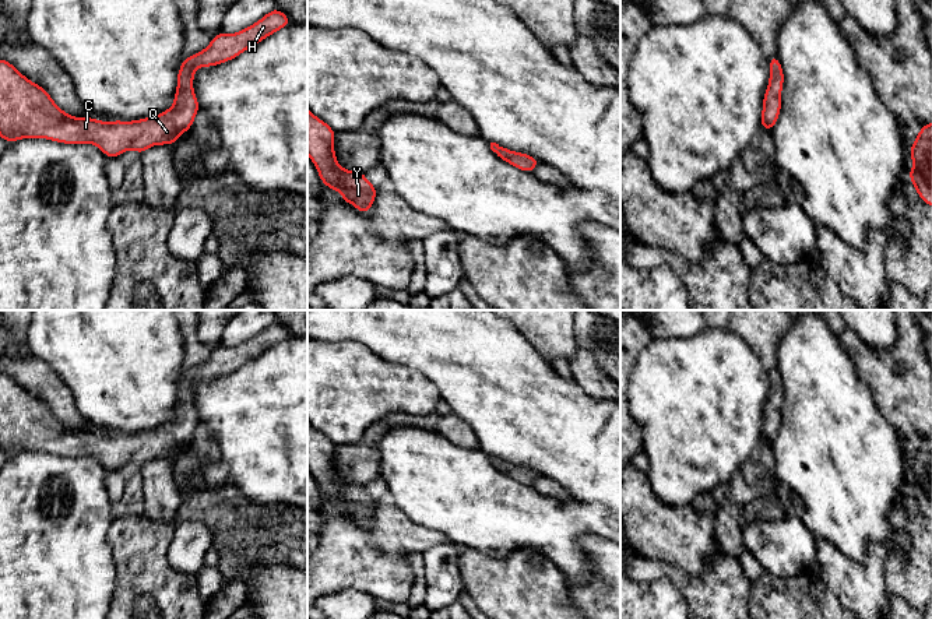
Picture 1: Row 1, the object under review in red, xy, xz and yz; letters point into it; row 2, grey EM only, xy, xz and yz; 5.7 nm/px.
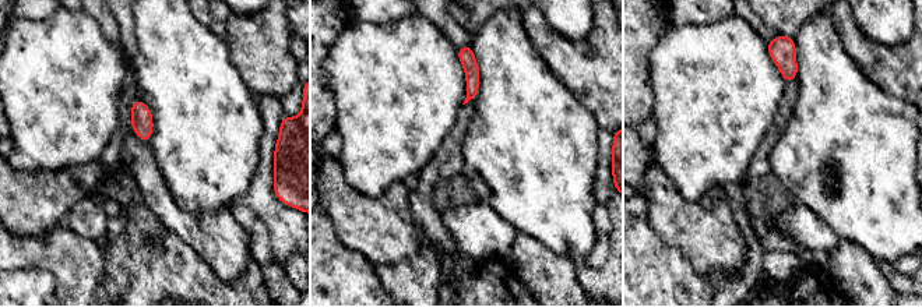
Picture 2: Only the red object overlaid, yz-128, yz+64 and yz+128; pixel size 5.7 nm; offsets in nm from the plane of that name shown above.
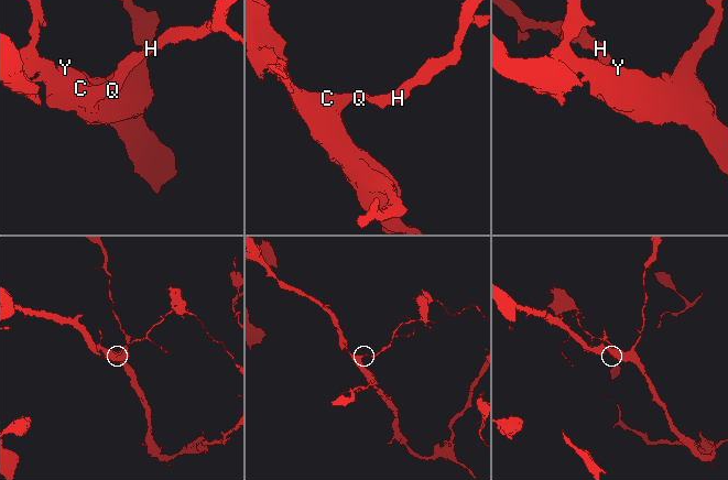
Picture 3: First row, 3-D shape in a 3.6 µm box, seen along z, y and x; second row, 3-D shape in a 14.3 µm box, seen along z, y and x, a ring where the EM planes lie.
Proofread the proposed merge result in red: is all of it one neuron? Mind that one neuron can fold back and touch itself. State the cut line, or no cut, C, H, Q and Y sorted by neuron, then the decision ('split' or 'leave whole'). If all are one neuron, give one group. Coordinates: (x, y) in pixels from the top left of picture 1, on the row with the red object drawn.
no cut | C H Q Y | leave whole

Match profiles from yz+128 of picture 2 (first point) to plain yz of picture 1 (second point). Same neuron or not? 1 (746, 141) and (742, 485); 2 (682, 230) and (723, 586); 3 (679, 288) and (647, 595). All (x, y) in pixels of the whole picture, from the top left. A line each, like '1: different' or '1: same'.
1: different
2: different
3: same

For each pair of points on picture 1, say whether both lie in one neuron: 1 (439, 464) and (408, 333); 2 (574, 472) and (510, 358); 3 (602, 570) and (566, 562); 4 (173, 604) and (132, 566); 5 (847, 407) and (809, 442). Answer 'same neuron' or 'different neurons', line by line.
1: different neurons
2: same neuron
3: different neurons
4: same neuron
5: same neuron

